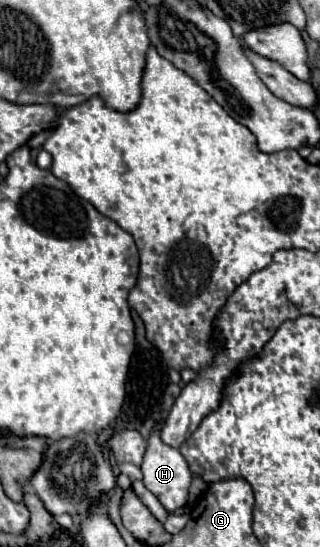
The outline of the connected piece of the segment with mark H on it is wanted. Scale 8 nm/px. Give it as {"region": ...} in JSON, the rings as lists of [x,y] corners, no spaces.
{"region":[[[168,384],[166,392],[164,392],[164,404],[162,404],[162,416],[148,440],[148,448],[146,448],[146,454],[144,454],[144,462],[142,462],[142,472],[144,472],[144,486],[160,500],[160,504],[166,508],[168,514],[174,514],[178,508],[182,508],[188,500],[188,488],[192,484],[192,474],[188,470],[188,464],[186,460],[182,458],[182,454],[172,448],[172,446],[166,446],[162,440],[160,440],[160,428],[164,424],[164,418],[172,406],[172,402],[176,400],[176,396],[180,394],[180,386],[178,384]]]}

